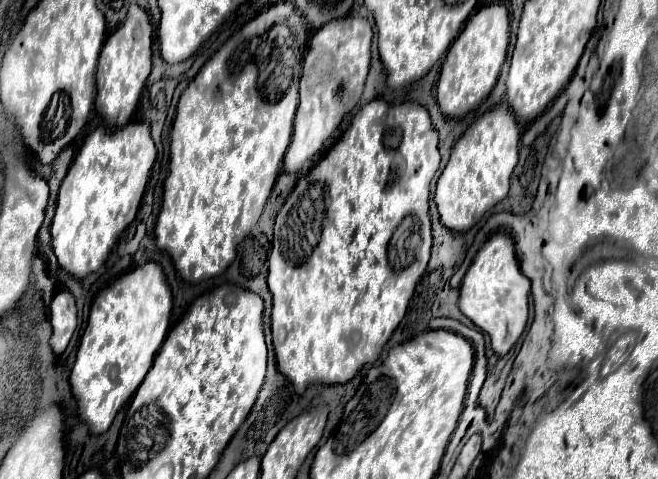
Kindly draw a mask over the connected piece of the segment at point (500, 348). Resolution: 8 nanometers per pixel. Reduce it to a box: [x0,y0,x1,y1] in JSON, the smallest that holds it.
[458,232,530,356]

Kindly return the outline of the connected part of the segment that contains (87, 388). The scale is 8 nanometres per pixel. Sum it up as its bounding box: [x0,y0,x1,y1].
[70,262,171,434]

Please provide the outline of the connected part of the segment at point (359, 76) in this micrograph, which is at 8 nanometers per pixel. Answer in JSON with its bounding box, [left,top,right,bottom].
[284,16,372,172]

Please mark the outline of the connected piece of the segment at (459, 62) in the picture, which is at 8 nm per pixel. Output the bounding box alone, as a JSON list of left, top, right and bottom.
[436,4,510,118]

